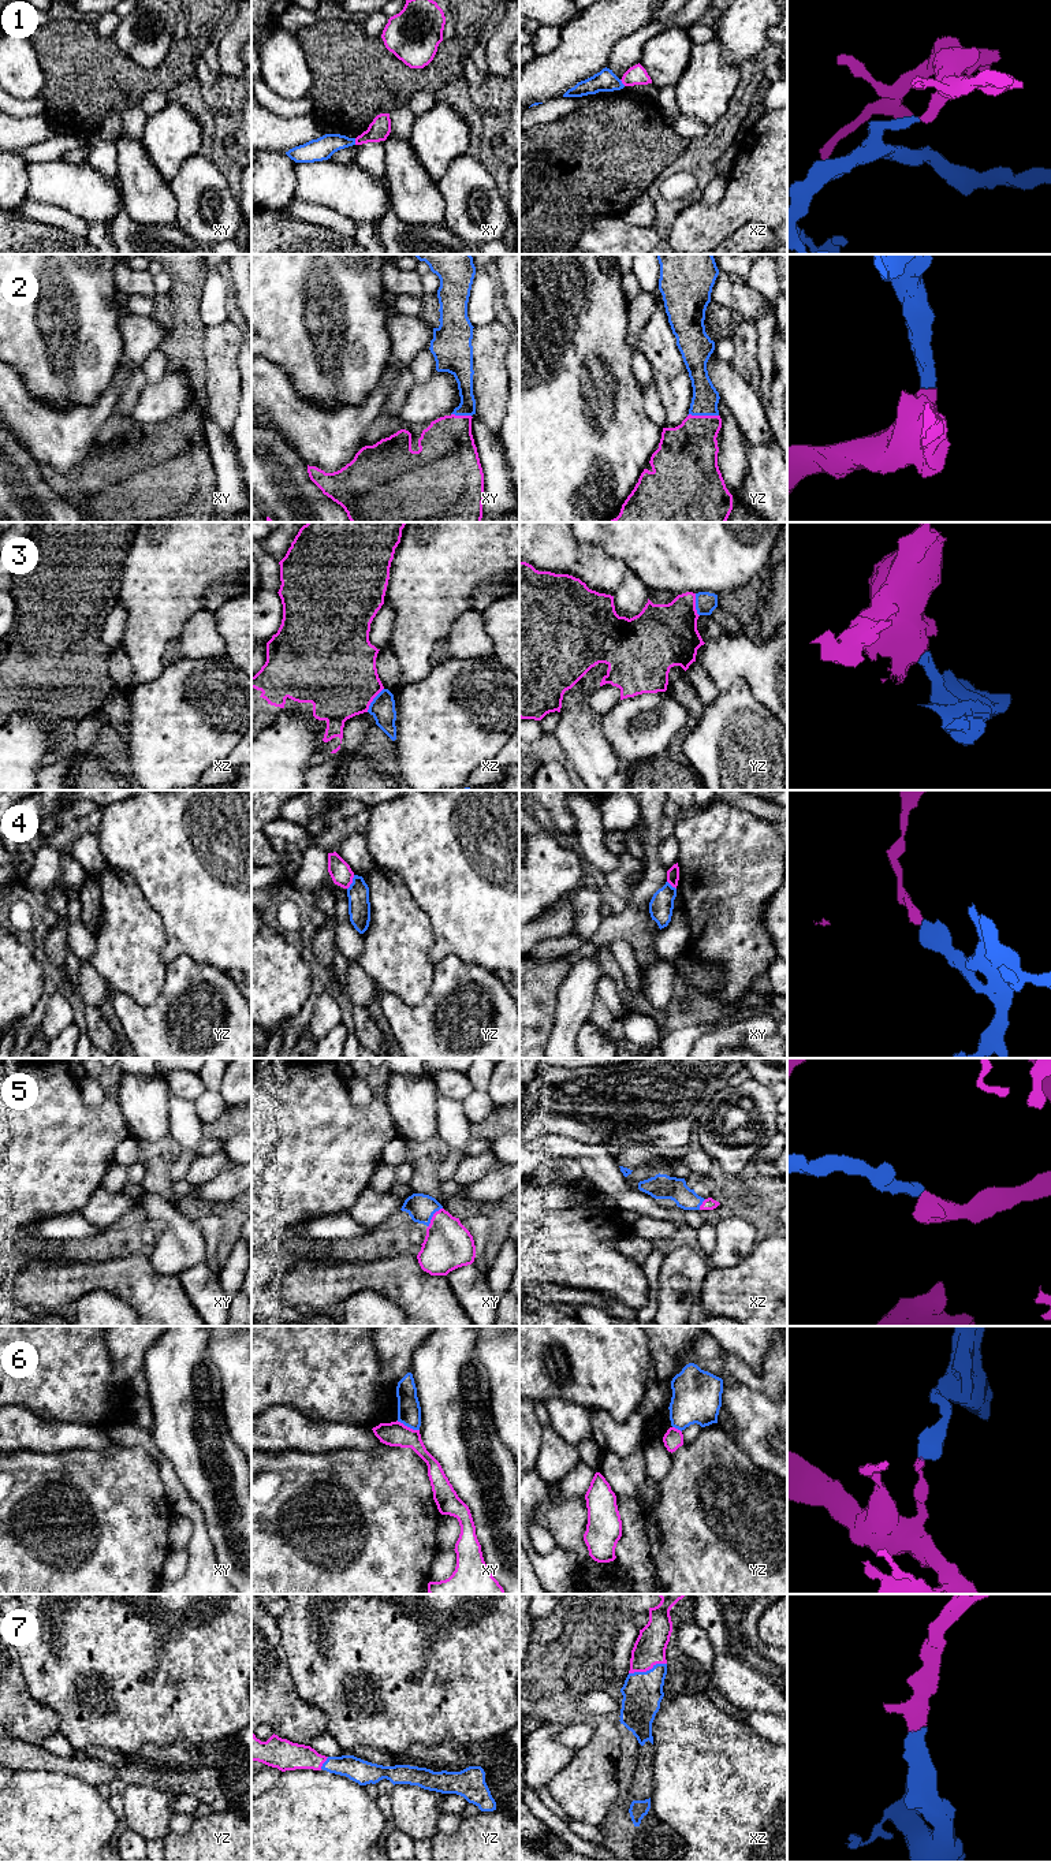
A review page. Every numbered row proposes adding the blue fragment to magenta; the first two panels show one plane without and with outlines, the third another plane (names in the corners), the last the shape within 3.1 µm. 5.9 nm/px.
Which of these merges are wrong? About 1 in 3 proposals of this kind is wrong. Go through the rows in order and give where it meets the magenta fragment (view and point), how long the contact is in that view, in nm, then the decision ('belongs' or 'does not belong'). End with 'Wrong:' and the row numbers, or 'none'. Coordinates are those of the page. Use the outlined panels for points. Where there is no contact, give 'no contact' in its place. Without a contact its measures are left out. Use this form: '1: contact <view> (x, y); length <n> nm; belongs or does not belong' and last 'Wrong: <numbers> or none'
1: contact xy (356, 141); length 40 nm; does not belong
2: contact yz (703, 416); length 180 nm; belongs
3: contact xz (372, 700); length 170 nm; does not belong
4: contact yz (351, 882); length 100 nm; does not belong
5: contact xy (432, 1217); length 150 nm; belongs
6: contact xy (406, 1426); length 150 nm; does not belong
7: contact xz (647, 1669); length 240 nm; belongs
Wrong: 1, 3, 4, 6

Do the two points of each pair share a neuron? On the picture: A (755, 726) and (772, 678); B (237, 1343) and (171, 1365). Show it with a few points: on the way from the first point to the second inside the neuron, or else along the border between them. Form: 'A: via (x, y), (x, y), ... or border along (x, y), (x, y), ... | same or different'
A: border along (742, 680), (772, 714) | different
B: border along (208, 1340), (209, 1356), (222, 1381) | different

